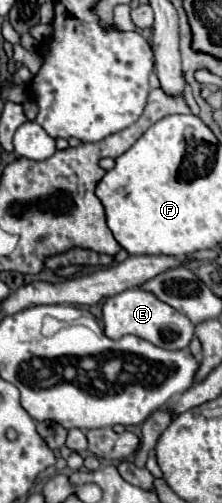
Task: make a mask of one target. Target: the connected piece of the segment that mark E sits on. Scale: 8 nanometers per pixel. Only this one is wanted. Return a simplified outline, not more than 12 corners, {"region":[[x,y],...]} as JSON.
{"region":[[127,289],[103,305],[105,335],[187,349],[195,325],[153,293]]}

